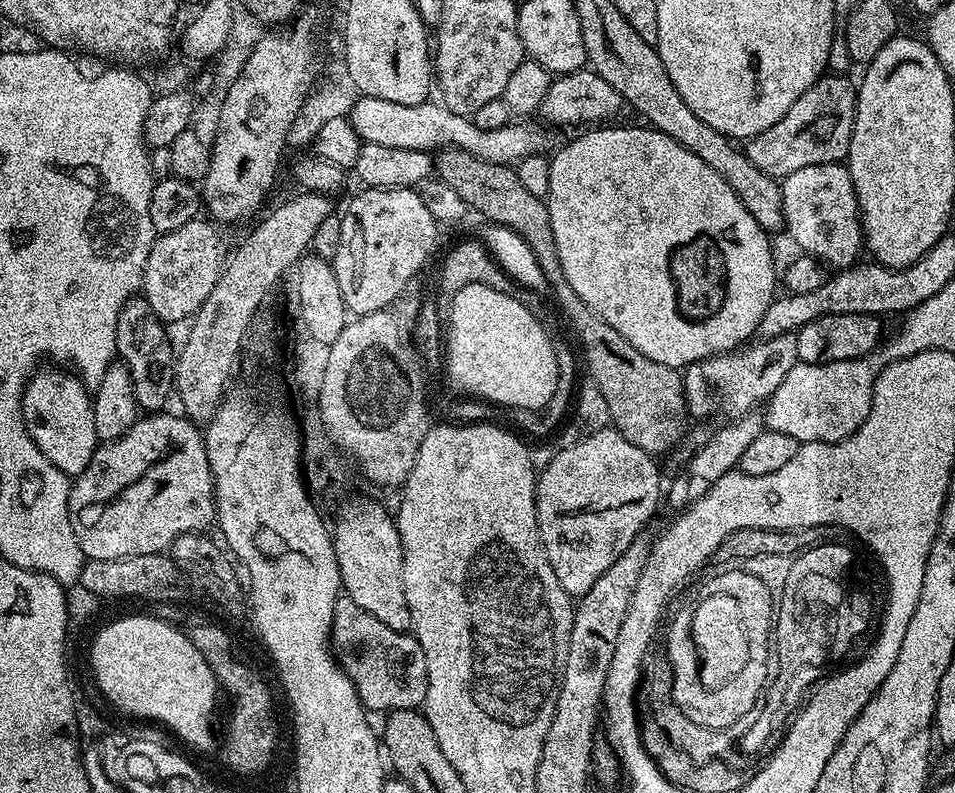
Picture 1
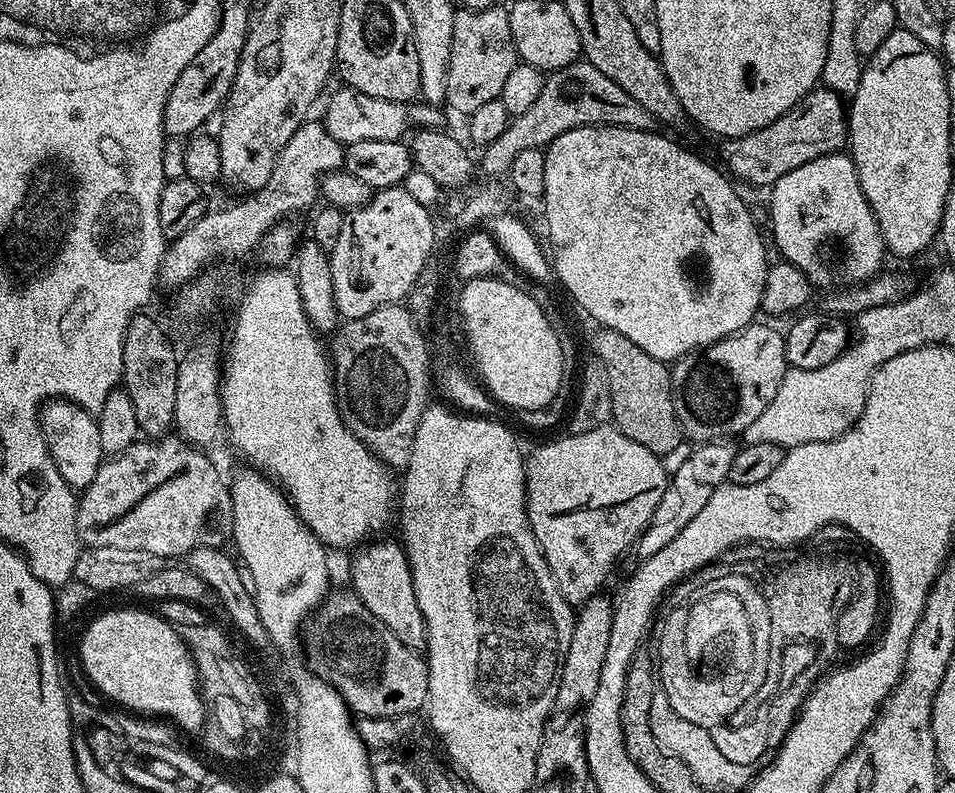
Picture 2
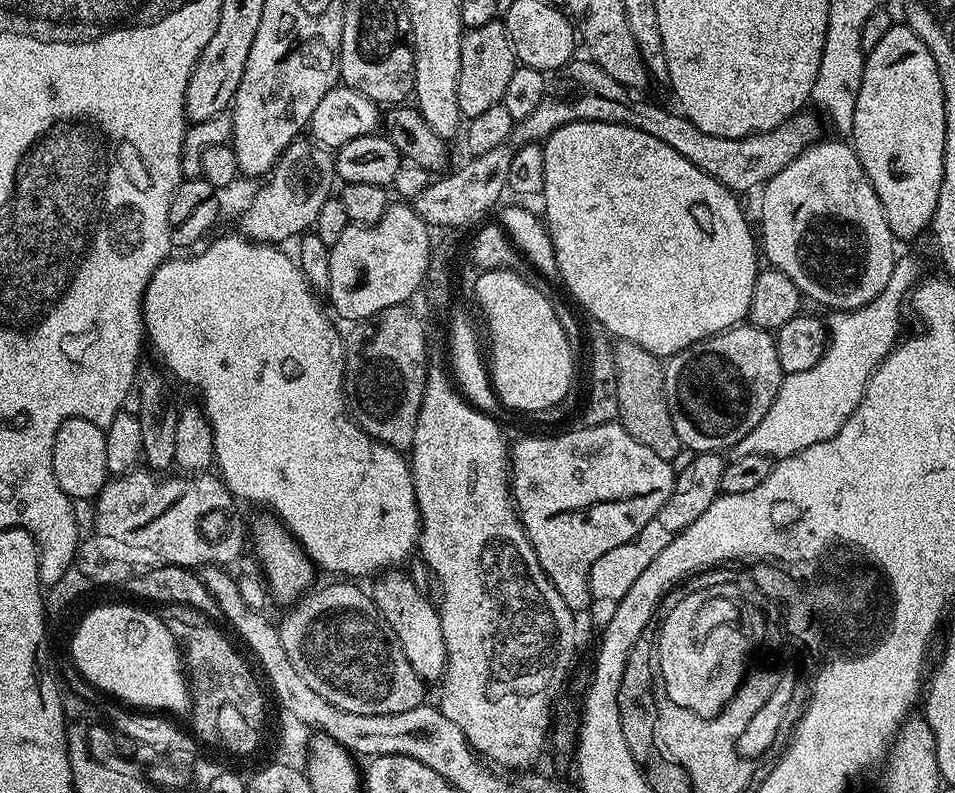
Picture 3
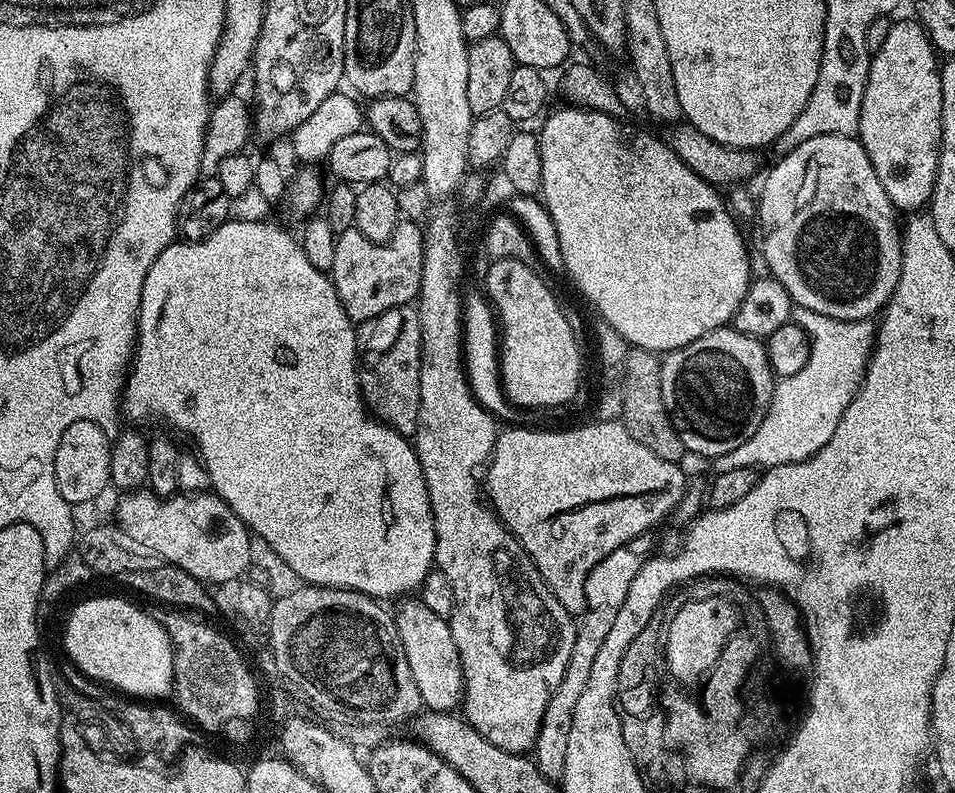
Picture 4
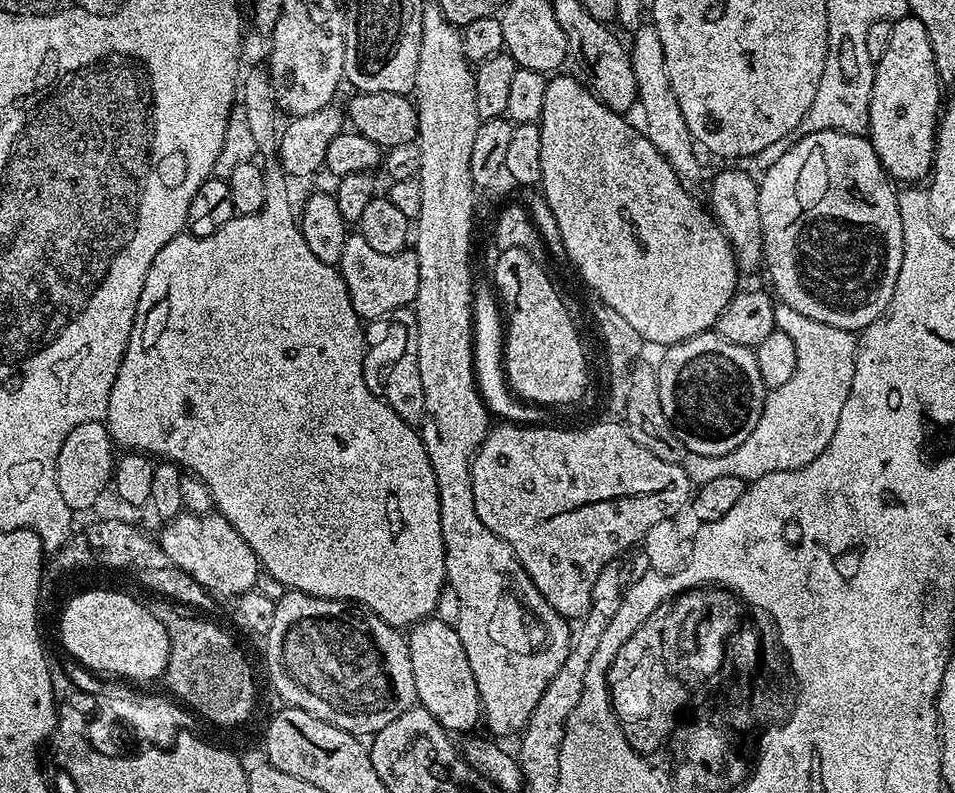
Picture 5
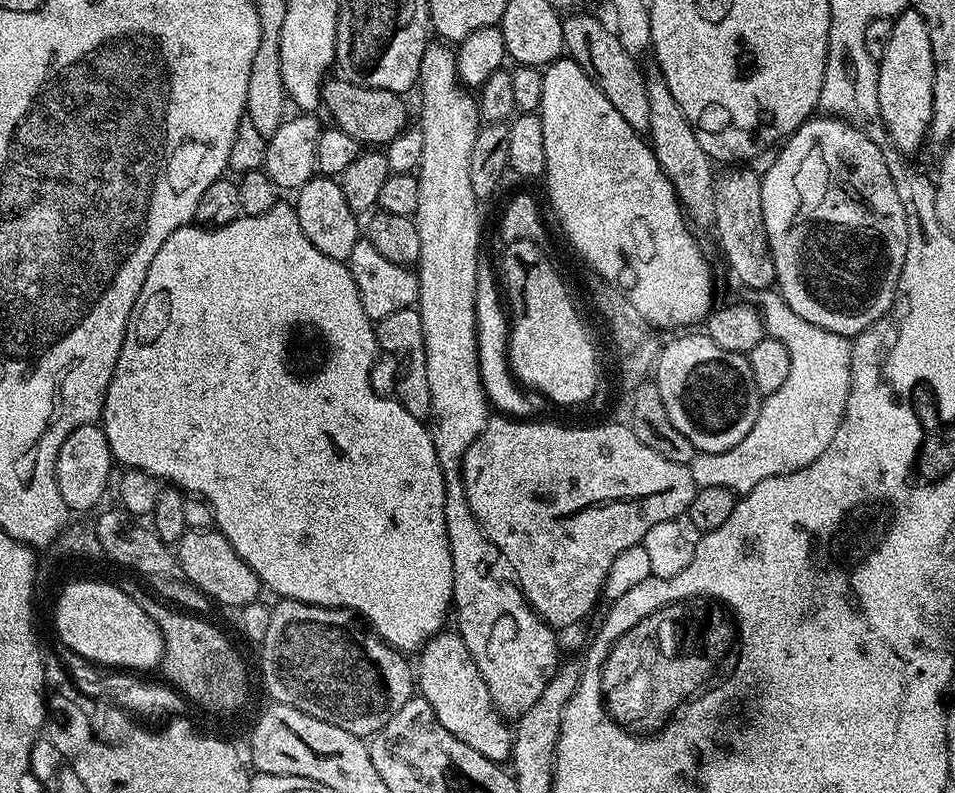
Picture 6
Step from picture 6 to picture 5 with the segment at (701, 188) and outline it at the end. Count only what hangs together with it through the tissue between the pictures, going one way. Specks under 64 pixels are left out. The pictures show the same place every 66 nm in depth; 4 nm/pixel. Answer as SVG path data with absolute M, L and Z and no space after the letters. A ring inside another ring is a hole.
M651 22L641 23L631 33L632 44L628 48L630 66L634 66L634 82L638 82L636 103L638 113L644 119L642 131L650 142L654 142L654 150L670 162L670 166L678 173L681 180L691 182L700 172L700 160L696 157L698 145L690 134L690 126L686 126L686 118L682 118L682 106L678 106L678 94L674 94L674 86L670 86L670 70L666 70L666 54L662 50L662 38L658 38L658 30Z

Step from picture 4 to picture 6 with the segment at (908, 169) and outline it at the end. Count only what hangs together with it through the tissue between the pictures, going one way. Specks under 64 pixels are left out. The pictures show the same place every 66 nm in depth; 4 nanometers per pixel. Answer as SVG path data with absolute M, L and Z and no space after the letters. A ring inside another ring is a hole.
M910 7L904 9L893 19L894 31L890 33L890 42L886 46L886 54L878 61L878 106L882 114L882 122L892 139L892 145L903 154L916 152L923 146L928 136L928 127L932 124L932 103L934 102L934 54L930 50L930 30L926 30L926 22L922 14Z

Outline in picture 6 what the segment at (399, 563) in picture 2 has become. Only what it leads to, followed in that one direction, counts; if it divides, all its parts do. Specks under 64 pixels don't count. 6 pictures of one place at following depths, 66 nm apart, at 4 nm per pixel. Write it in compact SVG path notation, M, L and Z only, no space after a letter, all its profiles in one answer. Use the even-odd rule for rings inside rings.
M459 631L439 632L420 649L418 659L418 692L430 702L438 722L442 722L458 742L466 742L470 750L478 750L478 754L488 760L507 761L512 754L513 729L504 725L507 723L496 711L490 690Z

